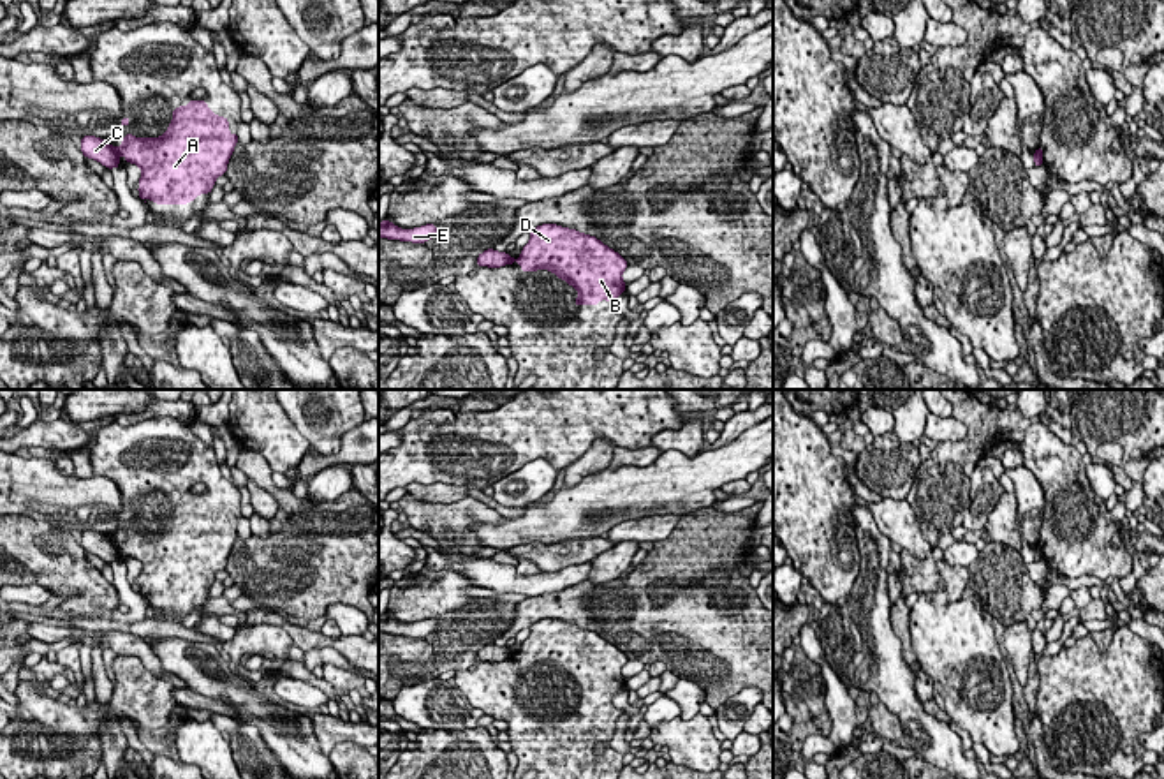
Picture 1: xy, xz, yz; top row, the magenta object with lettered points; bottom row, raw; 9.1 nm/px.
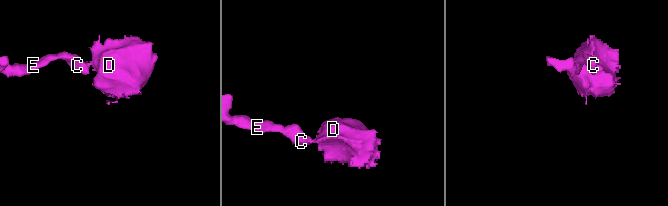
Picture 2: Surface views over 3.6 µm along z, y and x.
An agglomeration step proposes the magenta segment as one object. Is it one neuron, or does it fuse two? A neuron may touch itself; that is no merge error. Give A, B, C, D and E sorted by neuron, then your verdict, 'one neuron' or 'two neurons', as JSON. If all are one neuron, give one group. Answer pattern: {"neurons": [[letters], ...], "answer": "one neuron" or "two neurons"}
{"neurons": [["A", "B", "D"], ["C", "E"]], "answer": "two neurons"}

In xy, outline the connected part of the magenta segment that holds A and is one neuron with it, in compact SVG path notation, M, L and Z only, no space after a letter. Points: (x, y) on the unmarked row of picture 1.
M190 493L188 501L173 504L173 516L160 532L136 532L123 529L123 538L113 545L116 552L123 548L123 557L132 557L143 564L139 573L139 594L155 596L157 599L188 599L199 589L210 589L215 575L225 569L229 553L238 539L238 527L229 527L229 515L217 511L204 495Z

